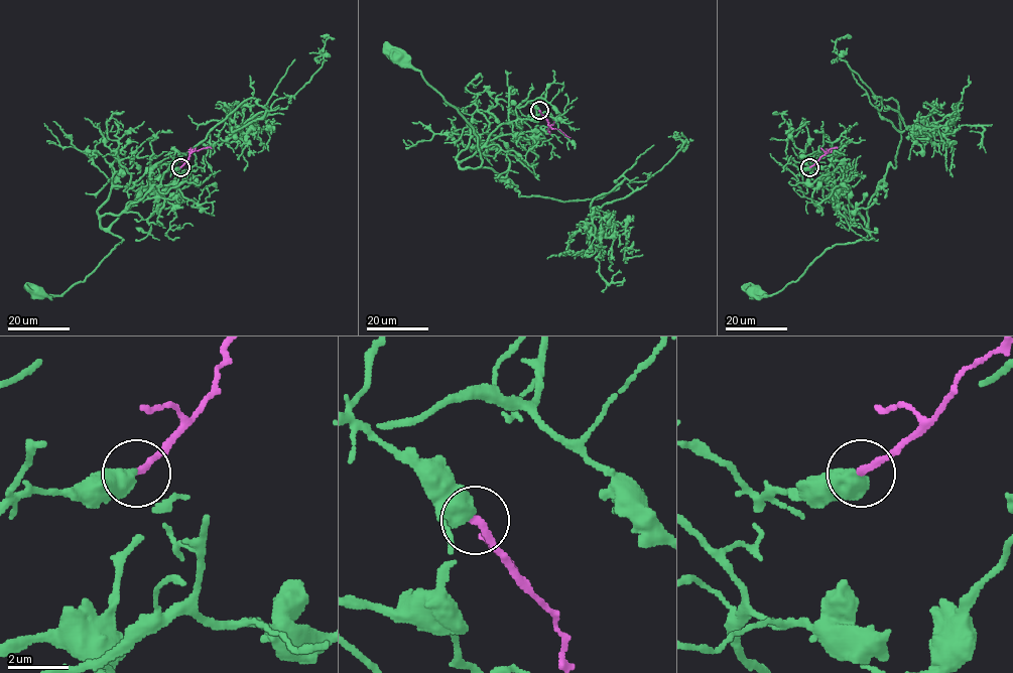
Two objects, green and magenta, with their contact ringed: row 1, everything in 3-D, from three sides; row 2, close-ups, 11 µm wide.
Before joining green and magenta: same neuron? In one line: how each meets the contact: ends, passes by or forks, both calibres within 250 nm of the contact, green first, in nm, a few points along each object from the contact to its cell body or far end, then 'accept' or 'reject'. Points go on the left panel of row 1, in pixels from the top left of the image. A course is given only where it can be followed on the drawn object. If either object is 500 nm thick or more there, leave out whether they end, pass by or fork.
calibres 700 and 240 nm; course green (180, 167), (166, 170), (158, 186), (119, 214), (100, 219), (123, 240), (84, 281), (60, 295), (35, 291); course magenta (180, 167), (193, 149), (211, 148); accept

